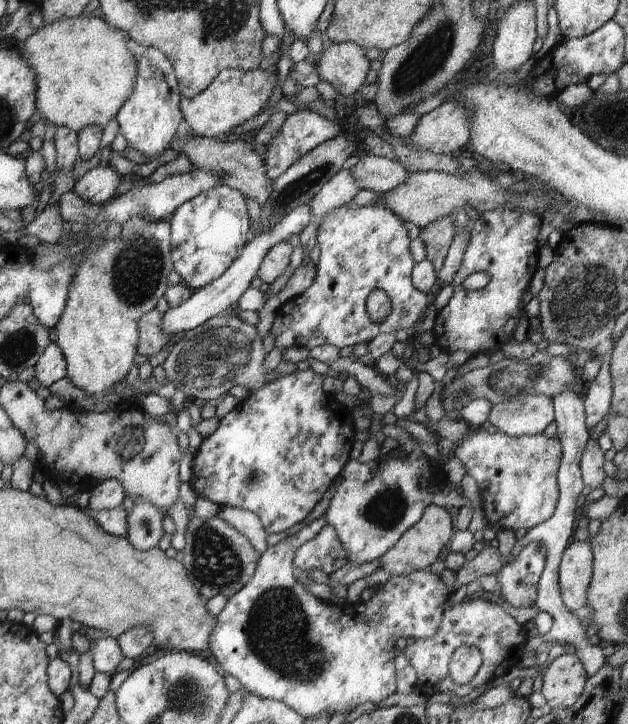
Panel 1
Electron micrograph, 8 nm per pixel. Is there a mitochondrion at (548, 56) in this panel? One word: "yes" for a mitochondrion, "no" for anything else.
no

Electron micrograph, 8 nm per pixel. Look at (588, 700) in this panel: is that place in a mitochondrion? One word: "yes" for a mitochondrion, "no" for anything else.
no

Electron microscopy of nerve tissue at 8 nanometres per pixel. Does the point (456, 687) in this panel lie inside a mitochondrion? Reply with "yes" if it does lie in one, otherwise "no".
no

